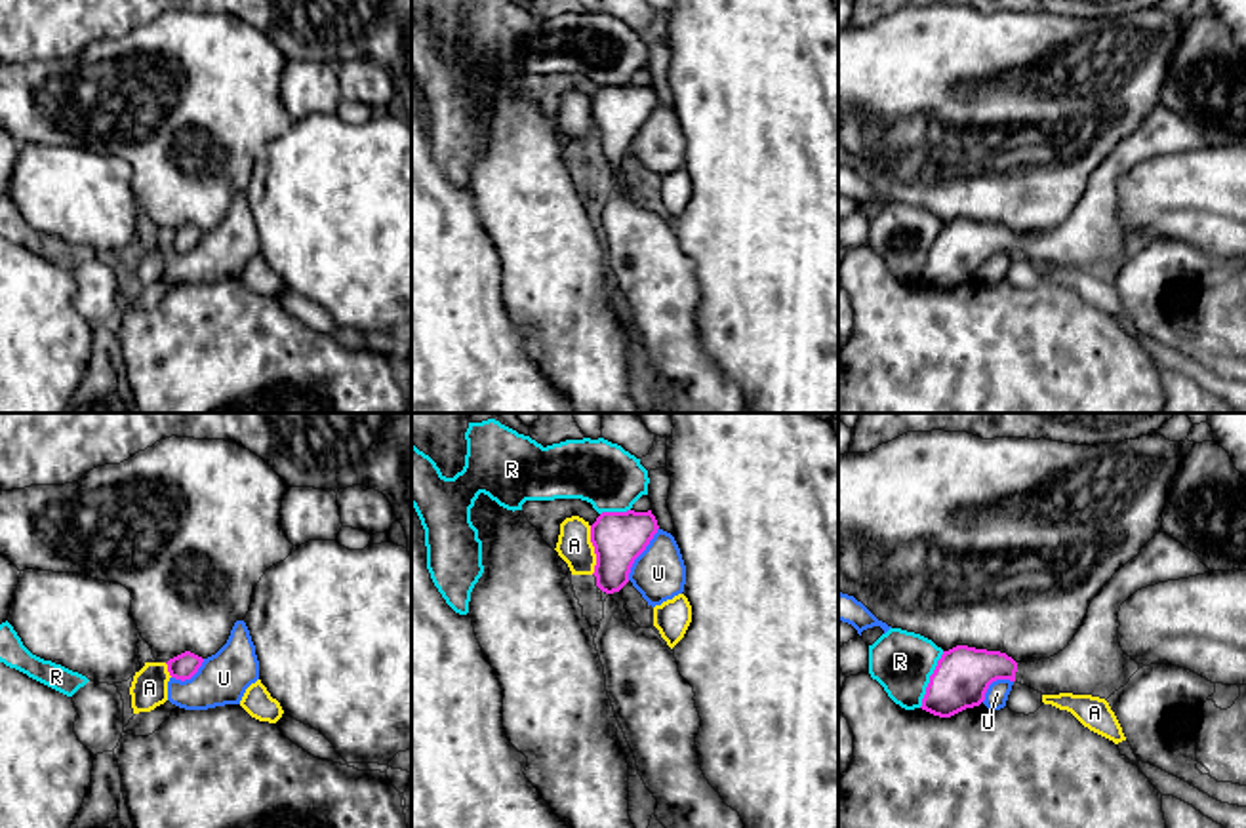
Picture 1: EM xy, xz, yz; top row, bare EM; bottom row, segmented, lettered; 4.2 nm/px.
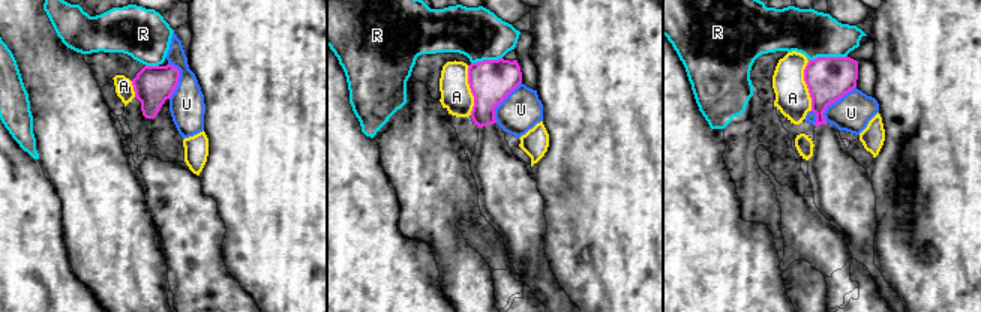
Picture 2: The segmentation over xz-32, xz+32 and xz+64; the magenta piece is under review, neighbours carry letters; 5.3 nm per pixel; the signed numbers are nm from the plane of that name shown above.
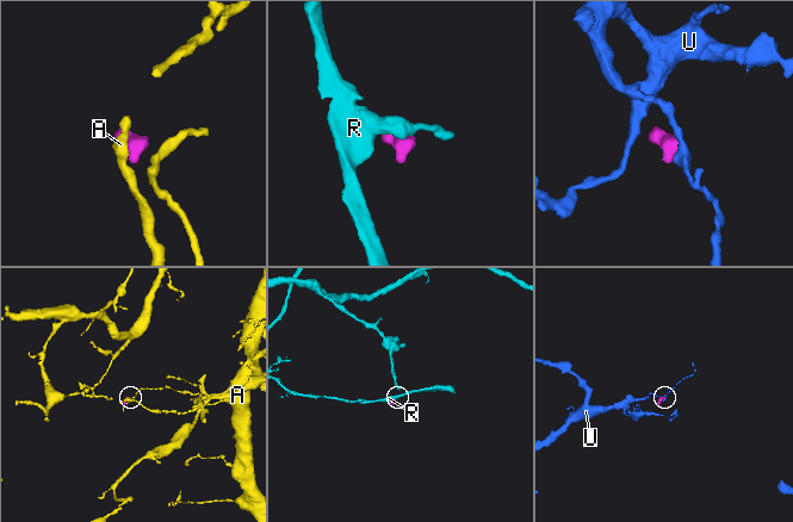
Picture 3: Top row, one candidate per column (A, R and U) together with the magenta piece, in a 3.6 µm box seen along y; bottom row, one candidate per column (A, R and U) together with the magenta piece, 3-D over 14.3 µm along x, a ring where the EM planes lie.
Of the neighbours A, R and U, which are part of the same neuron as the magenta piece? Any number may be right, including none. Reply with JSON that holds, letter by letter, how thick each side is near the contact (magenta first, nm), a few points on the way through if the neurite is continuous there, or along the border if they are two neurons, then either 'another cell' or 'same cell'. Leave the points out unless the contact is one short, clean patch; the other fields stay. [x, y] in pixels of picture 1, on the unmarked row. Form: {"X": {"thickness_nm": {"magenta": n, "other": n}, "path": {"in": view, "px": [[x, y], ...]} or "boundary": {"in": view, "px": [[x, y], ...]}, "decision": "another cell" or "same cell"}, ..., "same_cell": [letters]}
{"A": {"thickness_nm": {"magenta": 220, "other": 150}, "decision": "another cell"}, "R": {"thickness_nm": {"magenta": 240, "other": 260}, "boundary": {"in": "yz", "px": [[944, 225], [919, 280]]}, "decision": "another cell"}, "U": {"thickness_nm": {"magenta": 220, "other": 220}, "boundary": {"in": "xz", "px": [[658, 101], [635, 134], [627, 153]]}, "decision": "another cell"}, "same_cell": []}

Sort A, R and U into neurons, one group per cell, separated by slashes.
A / R / U

